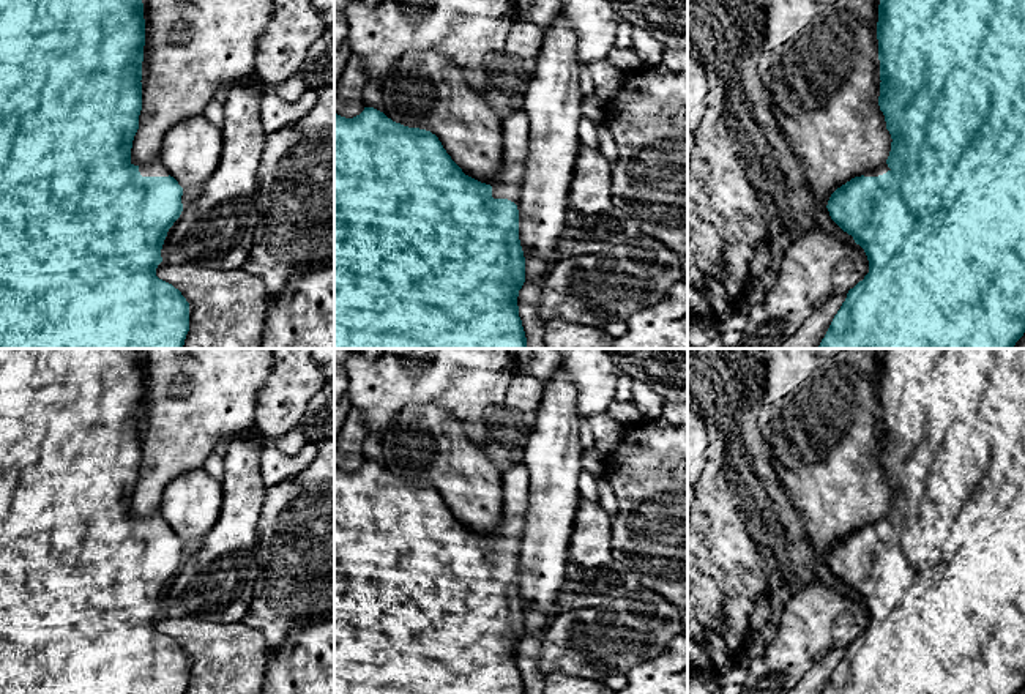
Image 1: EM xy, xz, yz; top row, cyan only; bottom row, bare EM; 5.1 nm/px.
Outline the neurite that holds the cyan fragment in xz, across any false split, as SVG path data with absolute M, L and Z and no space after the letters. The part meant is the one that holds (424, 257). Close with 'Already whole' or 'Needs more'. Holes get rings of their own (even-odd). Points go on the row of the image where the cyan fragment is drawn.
M374 107L345 118L334 114L334 349L527 349L517 297L525 282L517 202L530 147L530 118L524 109L503 118L503 167L490 183L462 172L435 134L393 121Z. Needs more

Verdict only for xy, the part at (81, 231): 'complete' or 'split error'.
split error

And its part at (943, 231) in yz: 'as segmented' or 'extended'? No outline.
extended

